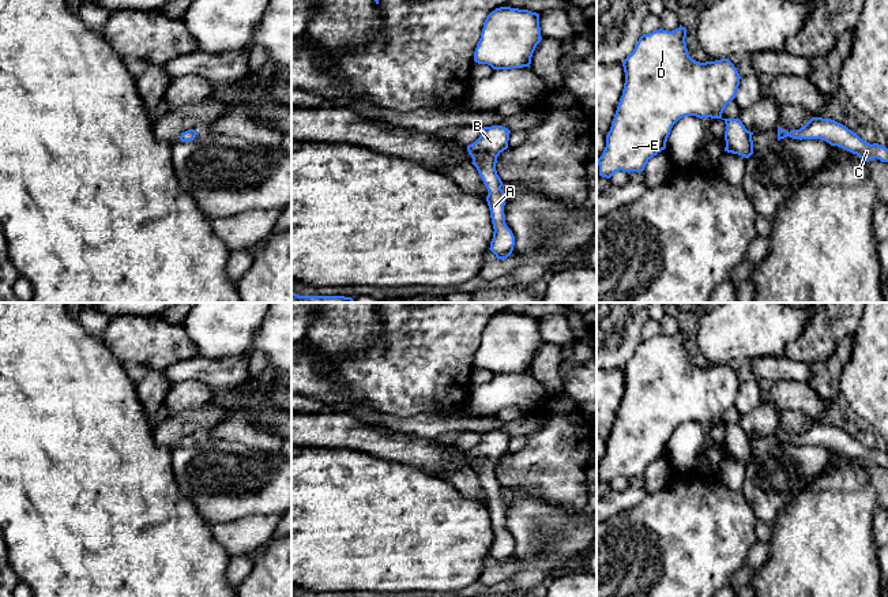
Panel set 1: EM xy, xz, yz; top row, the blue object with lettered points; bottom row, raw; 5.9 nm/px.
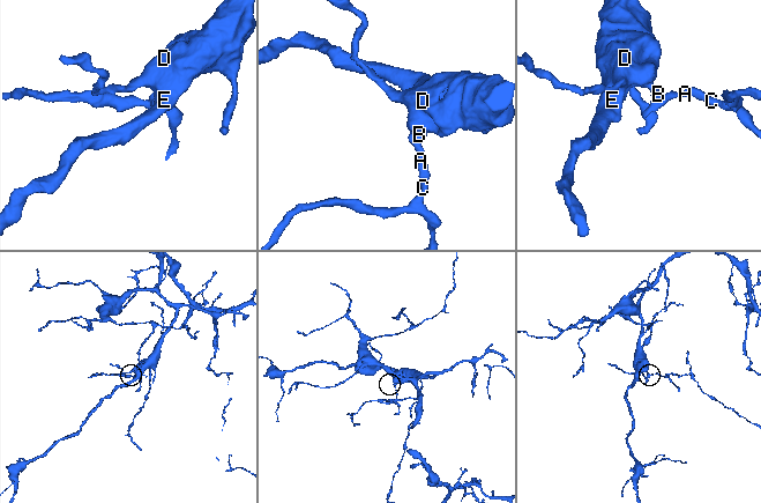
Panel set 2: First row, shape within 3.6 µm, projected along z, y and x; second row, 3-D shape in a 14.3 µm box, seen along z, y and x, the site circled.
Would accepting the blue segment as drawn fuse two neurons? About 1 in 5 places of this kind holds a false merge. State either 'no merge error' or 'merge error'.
no merge error

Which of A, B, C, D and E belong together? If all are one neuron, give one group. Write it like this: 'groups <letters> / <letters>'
groups A B C D E

